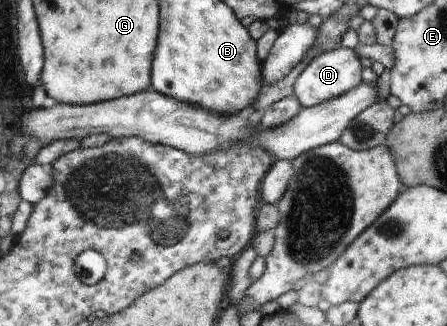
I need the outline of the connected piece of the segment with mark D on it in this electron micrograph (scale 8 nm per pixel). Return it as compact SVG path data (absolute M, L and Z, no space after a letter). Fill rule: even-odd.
M341 46L314 57L296 79L292 94L298 98L303 108L344 95L364 81L361 78L363 67L359 60L360 57L352 48Z

